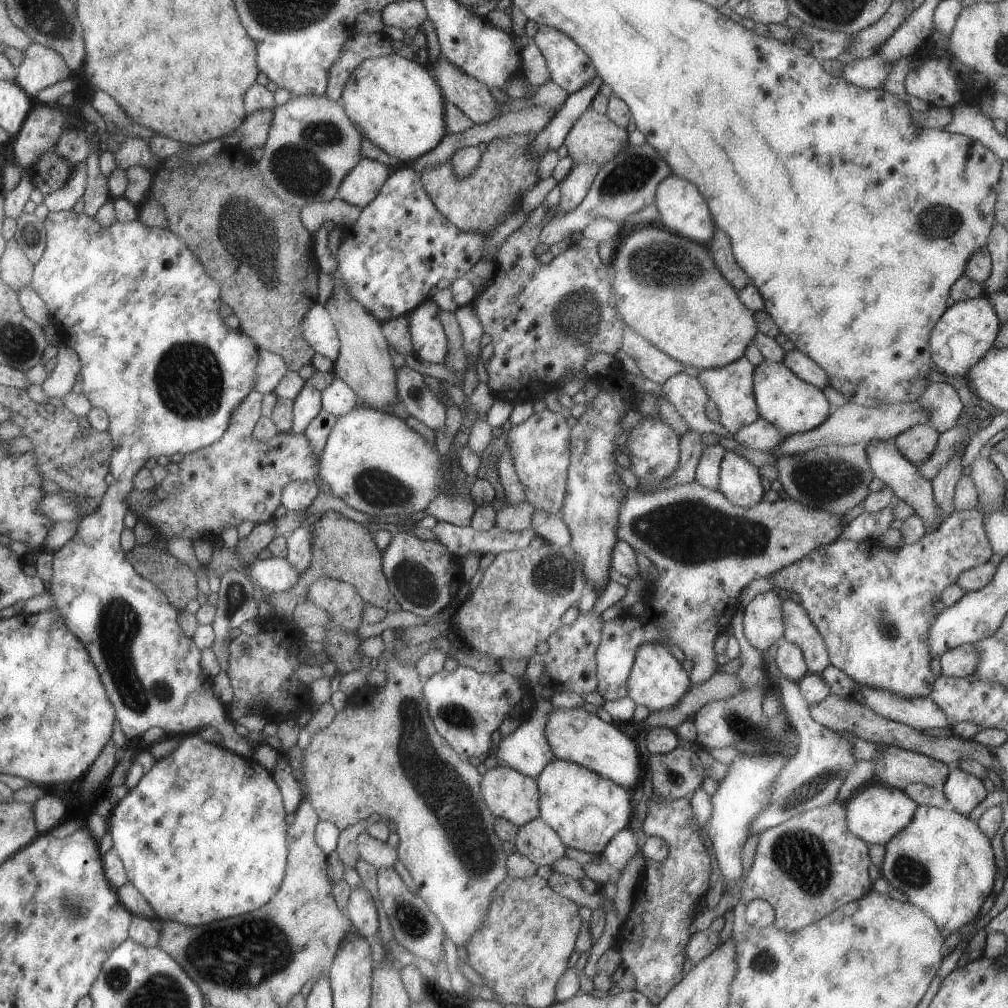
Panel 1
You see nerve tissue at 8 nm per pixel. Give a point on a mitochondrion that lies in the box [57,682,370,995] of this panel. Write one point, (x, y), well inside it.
(226, 955)

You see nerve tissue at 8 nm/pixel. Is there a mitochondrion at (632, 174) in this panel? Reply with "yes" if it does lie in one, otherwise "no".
yes

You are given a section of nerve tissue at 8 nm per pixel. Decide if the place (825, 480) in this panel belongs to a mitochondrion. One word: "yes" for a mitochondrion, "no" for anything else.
yes

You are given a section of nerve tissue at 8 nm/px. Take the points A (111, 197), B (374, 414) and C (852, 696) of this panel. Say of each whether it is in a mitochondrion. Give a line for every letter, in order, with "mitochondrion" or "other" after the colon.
A: other
B: other
C: other

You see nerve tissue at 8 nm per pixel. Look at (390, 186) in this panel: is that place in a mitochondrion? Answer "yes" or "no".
no

